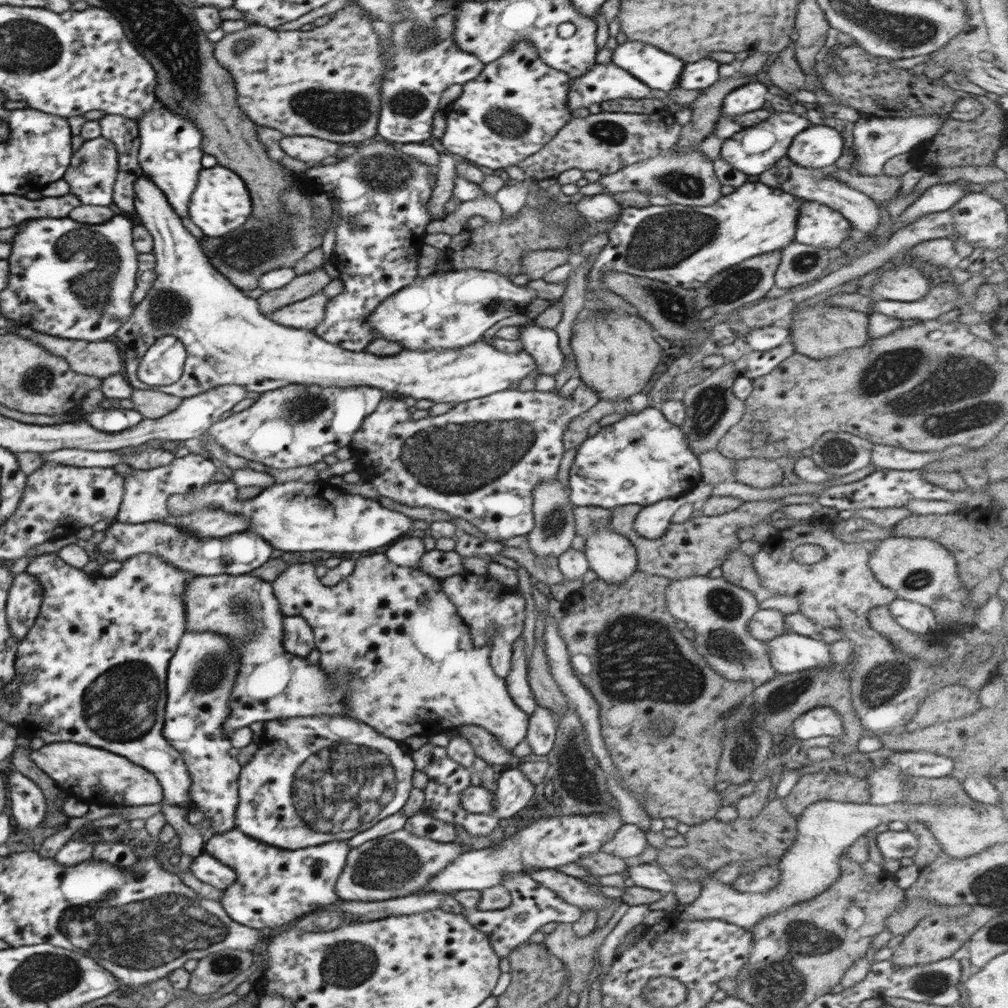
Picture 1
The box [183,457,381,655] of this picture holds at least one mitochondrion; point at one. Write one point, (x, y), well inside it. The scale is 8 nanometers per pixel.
(241, 607)

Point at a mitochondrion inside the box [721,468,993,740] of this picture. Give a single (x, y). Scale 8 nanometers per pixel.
(885, 682)

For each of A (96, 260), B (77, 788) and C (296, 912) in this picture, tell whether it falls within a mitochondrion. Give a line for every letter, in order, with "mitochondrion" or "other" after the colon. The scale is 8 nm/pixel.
A: mitochondrion
B: other
C: other

